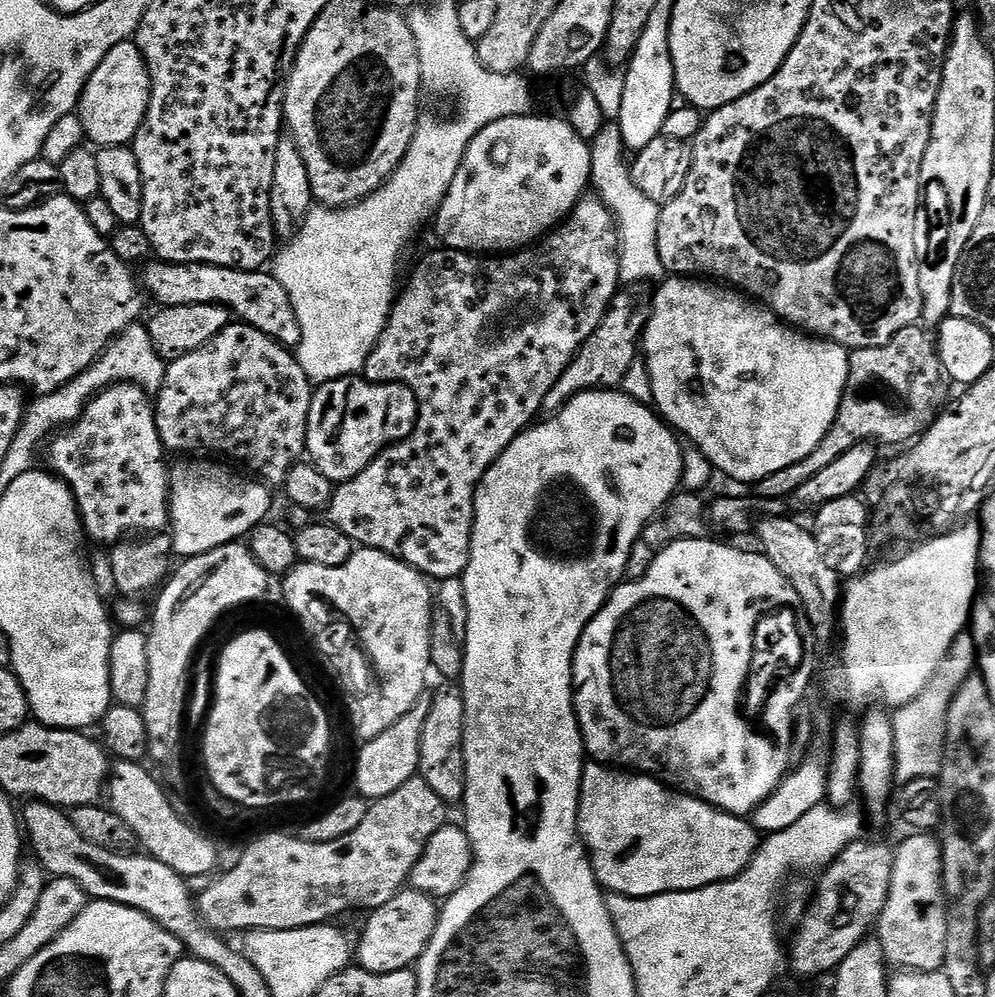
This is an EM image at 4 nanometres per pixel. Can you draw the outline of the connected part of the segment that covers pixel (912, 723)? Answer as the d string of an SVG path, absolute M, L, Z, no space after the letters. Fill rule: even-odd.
M961 634L956 637L946 654L936 665L929 682L915 700L902 705L891 713L892 746L894 749L894 776L897 781L914 778L939 777L944 764L944 722L950 702L962 682L973 673L976 665L976 647L971 635Z

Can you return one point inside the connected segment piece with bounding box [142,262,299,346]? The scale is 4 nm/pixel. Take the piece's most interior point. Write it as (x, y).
(256, 298)

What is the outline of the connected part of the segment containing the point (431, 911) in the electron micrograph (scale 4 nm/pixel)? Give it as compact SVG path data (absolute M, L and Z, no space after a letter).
M408 886L386 906L371 909L368 921L360 932L360 941L354 944L354 960L359 967L374 974L390 974L403 968L412 968L426 950L436 929L438 904L435 899Z

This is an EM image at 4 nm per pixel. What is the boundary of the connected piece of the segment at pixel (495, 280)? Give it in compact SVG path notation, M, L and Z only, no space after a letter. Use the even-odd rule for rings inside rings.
M581 199L563 222L526 248L507 254L473 254L440 246L437 247L437 252L432 252L417 262L408 285L405 288L403 285L402 291L392 305L392 312L388 315L386 326L366 358L362 373L363 379L370 380L373 384L406 385L416 399L416 425L405 440L390 444L383 452L379 452L370 462L370 466L362 470L362 474L335 485L326 504L327 523L342 530L342 534L350 537L353 545L384 552L403 564L409 564L425 577L433 581L436 579L436 582L463 577L468 565L468 551L472 541L472 518L476 513L476 489L481 477L504 453L510 442L533 423L532 415L538 410L541 411L546 394L554 386L556 379L566 370L566 366L580 349L580 345L584 343L584 339L600 324L604 312L608 309L608 303L615 298L622 284L618 257L620 237L617 236L613 213L601 199L588 199Z

